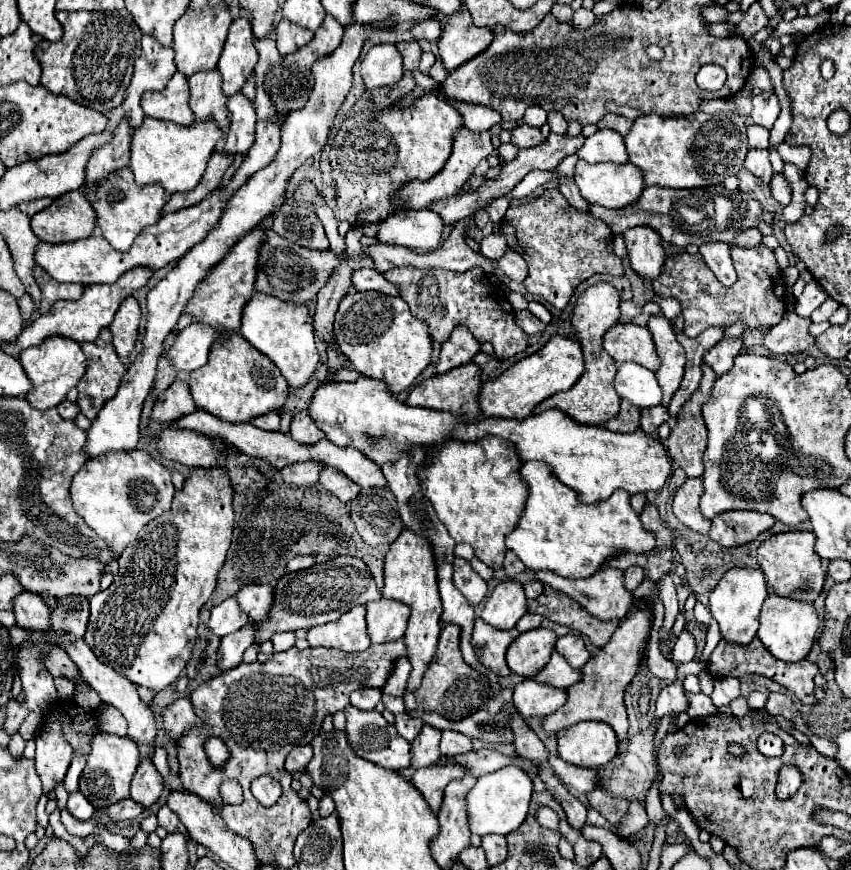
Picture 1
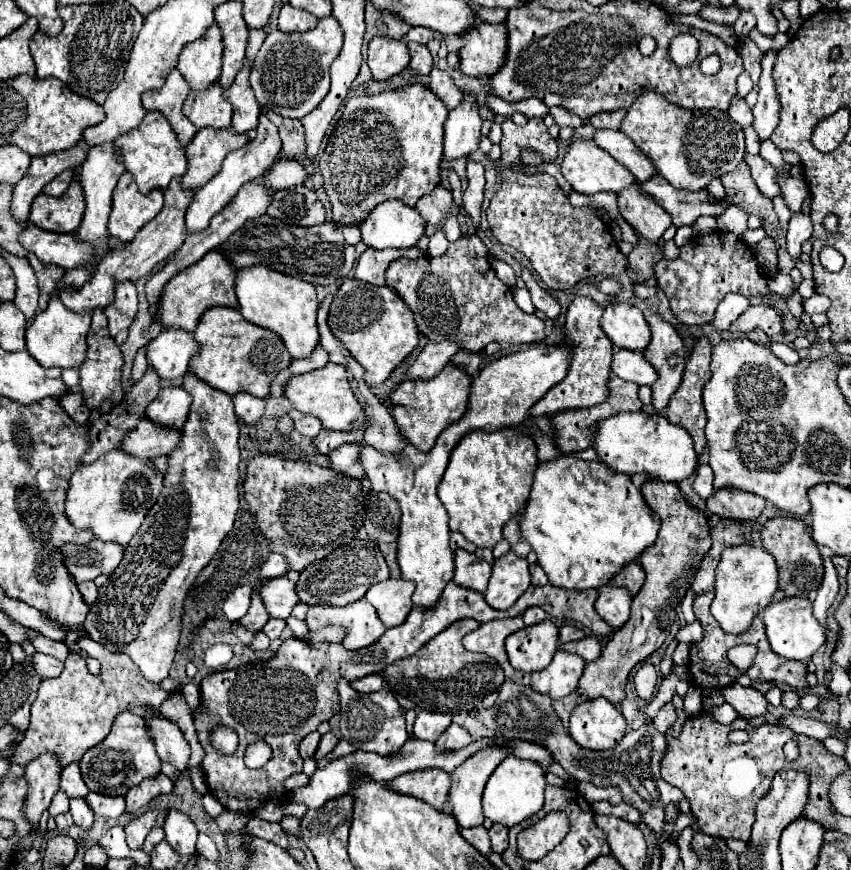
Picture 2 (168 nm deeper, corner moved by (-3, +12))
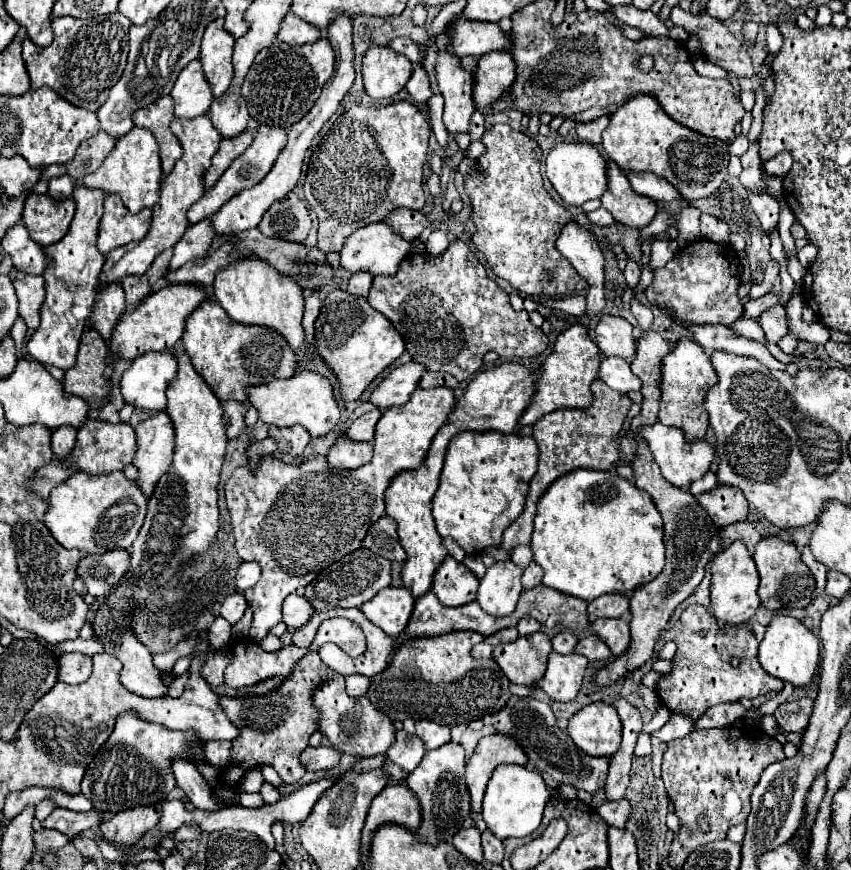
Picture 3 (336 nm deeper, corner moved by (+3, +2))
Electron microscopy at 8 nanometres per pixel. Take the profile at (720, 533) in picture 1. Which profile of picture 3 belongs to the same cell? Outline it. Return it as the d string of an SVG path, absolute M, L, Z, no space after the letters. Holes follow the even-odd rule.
M718 485L714 491L700 495L698 503L706 509L718 529L738 521L746 521L748 517L748 501L736 487Z

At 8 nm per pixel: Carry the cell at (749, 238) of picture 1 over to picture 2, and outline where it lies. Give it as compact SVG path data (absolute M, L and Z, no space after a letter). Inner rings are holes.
M728 207L728 211L724 215L716 217L716 221L718 221L718 229L720 231L730 231L730 233L742 235L748 229L746 227L748 215L740 207Z

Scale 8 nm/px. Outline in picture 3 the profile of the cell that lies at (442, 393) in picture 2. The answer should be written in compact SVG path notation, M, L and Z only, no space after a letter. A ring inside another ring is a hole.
M418 387L418 389L412 393L412 397L410 397L410 401L408 401L406 405L384 409L384 413L382 413L382 417L380 417L380 421L378 421L378 425L376 425L376 441L374 441L374 455L372 455L372 461L370 461L368 465L360 467L360 469L354 469L354 471L334 471L334 469L328 467L326 457L320 457L320 455L318 455L318 457L308 459L308 461L302 463L302 465L288 465L288 463L284 463L284 461L280 461L280 459L276 459L276 457L264 457L264 459L258 463L258 467L256 467L254 471L250 469L250 465L244 465L244 467L238 467L238 469L232 473L232 477L230 477L228 483L224 485L224 491L226 491L226 505L228 505L228 509L230 509L230 517L232 517L232 531L234 531L234 539L236 539L236 551L238 551L238 555L240 555L244 561L258 561L258 563L262 565L262 579L260 579L252 589L244 591L244 597L246 597L250 609L252 609L252 615L254 615L252 627L250 627L250 639L252 639L252 641L256 641L256 643L262 641L262 639L268 635L268 631L270 631L276 623L282 621L280 609L282 609L282 601L286 599L286 595L290 595L290 593L294 593L294 591L298 591L298 589L304 589L324 567L336 563L338 559L342 559L344 555L356 551L356 549L362 545L362 539L364 539L364 535L366 535L370 523L378 521L378 519L384 515L384 489L386 489L386 485L390 483L390 479L394 477L394 473L398 473L398 471L402 471L402 469L416 469L416 467L422 465L422 461L424 461L424 457L426 457L426 453L428 453L428 449L430 449L430 443L432 443L434 435L436 435L438 429L446 423L446 419L448 419L448 415L452 413L454 405L456 405L456 399L454 399L454 393L452 393L450 387L436 387L436 389L420 389L420 387Z

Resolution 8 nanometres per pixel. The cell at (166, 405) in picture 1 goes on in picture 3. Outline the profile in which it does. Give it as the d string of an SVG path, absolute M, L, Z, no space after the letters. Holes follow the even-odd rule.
M158 411L136 425L138 451L134 465L138 467L136 483L142 487L144 495L152 495L158 479L166 473L172 463L174 451L174 423L168 419L166 411Z

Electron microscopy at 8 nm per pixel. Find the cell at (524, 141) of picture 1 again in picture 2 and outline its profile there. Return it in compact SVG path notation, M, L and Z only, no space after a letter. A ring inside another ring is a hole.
M540 117L530 119L524 127L506 119L502 123L502 159L500 159L500 187L492 197L486 217L490 231L498 243L508 243L530 261L532 269L550 289L570 289L586 277L618 277L626 271L626 257L620 253L616 241L610 235L610 227L590 207L572 207L556 179L547 173L524 175L520 165L520 153L532 149L544 160L552 160L558 154L556 139L548 135L548 129Z

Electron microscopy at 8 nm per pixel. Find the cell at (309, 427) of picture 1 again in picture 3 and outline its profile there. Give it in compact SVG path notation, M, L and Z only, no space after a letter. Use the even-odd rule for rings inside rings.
M292 425L292 427L270 427L270 435L278 441L278 449L286 455L302 455L304 447L310 441L308 431L302 425Z

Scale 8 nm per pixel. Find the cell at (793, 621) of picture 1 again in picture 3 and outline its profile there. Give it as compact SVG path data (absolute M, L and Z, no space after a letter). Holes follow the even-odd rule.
M776 615L770 625L766 627L766 635L760 641L758 647L758 659L760 665L764 667L766 673L770 673L772 677L778 677L782 681L790 681L796 687L806 685L820 663L820 641L818 637L798 619L790 617L790 615Z

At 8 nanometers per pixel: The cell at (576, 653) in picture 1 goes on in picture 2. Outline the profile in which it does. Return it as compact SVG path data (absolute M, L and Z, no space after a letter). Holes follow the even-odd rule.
M564 625L560 627L560 643L568 643L568 641L576 641L576 639L582 639L584 637L584 631L574 627L574 625Z

